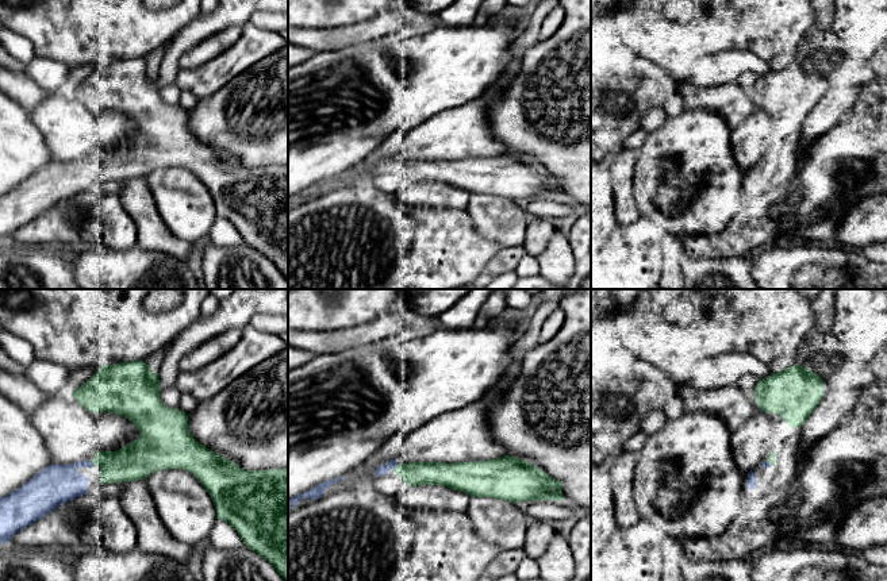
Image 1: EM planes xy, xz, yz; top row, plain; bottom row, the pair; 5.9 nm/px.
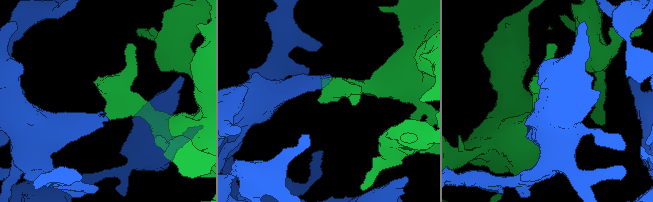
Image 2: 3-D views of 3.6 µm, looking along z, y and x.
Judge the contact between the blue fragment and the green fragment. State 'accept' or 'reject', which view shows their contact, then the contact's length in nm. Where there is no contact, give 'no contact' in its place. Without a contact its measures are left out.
accept | xz | 50 nm

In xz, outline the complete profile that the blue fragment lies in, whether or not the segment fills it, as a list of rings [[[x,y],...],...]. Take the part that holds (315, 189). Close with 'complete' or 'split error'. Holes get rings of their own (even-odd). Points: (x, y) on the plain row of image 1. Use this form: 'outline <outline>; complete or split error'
outline [[[342,173],[329,177],[329,178],[323,178],[320,181],[318,181],[316,184],[292,195],[288,197],[288,207],[293,205],[296,203],[297,199],[303,197],[303,196],[314,196],[314,197],[319,197],[320,193],[323,192],[323,188],[334,181],[337,181],[339,177],[342,176]]]; complete

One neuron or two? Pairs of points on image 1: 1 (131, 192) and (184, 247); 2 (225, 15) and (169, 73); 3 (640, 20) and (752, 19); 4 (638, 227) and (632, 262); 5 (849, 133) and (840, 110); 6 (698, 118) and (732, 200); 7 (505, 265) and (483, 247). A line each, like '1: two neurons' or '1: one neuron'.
1: one neuron
2: one neuron
3: one neuron
4: one neuron
5: two neurons
6: one neuron
7: two neurons

